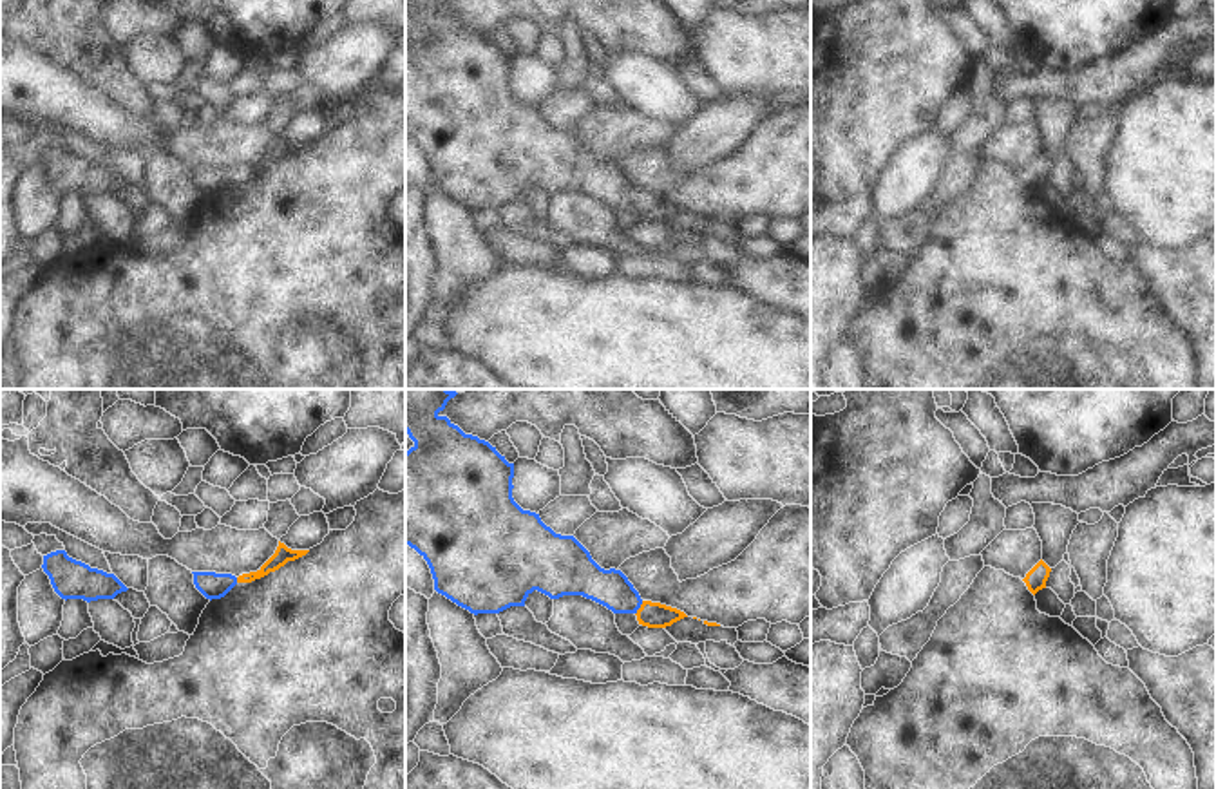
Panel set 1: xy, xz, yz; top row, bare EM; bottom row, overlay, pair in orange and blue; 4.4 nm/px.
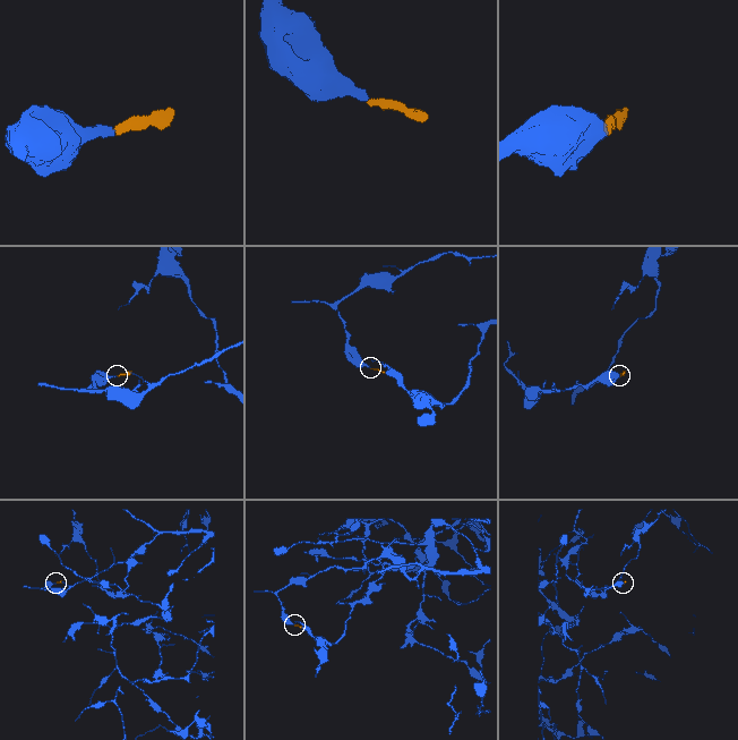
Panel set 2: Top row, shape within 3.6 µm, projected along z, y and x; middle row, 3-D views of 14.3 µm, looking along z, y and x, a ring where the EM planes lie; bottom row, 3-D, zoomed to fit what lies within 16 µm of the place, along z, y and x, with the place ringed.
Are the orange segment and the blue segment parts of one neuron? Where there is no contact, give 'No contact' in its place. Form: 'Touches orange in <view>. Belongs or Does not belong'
Touches orange in xz. Belongs.

